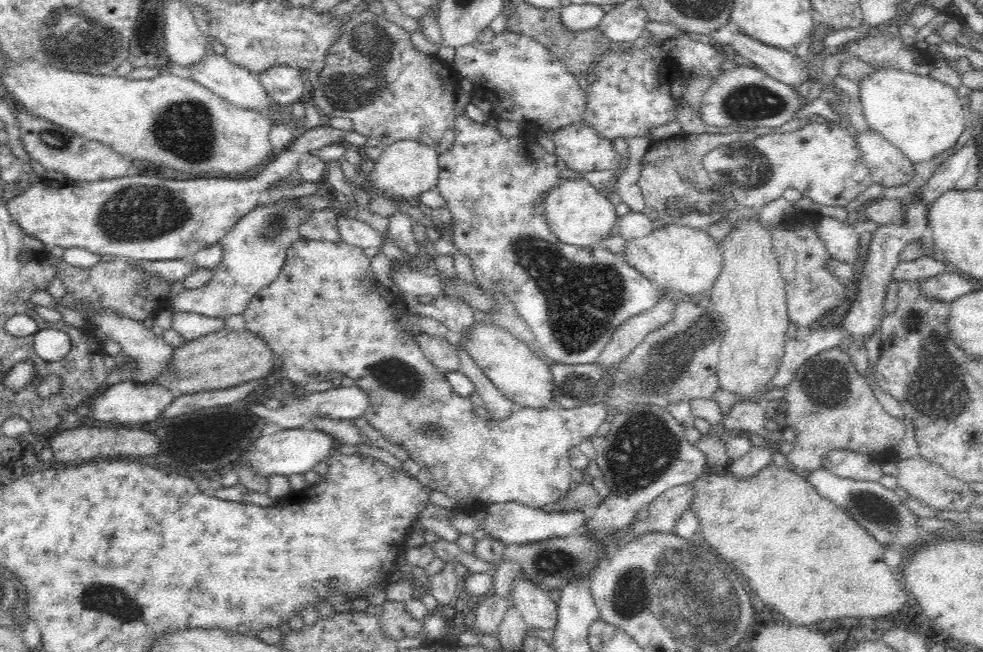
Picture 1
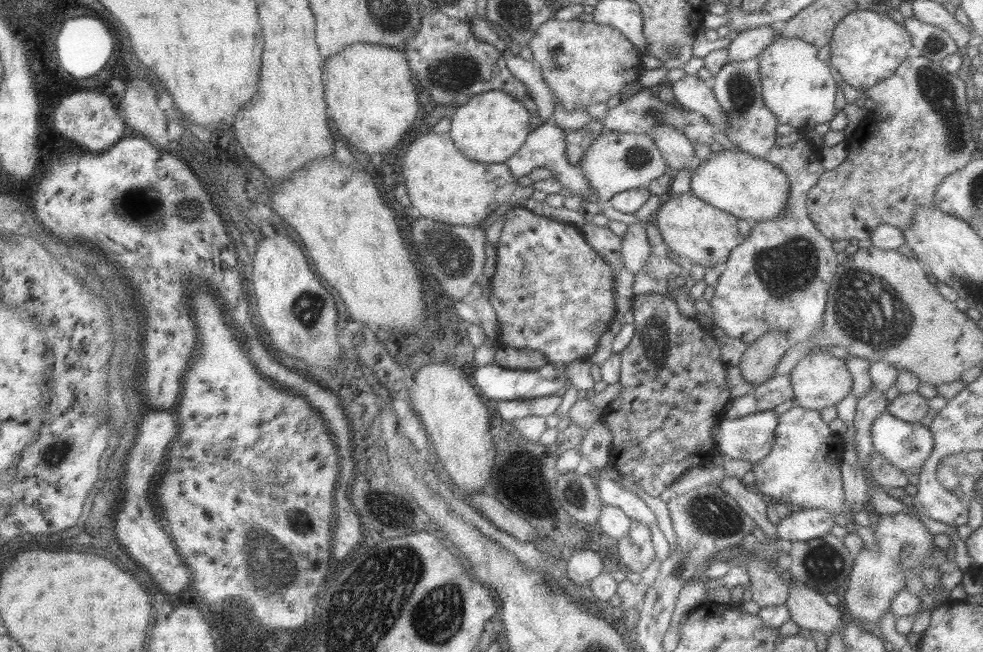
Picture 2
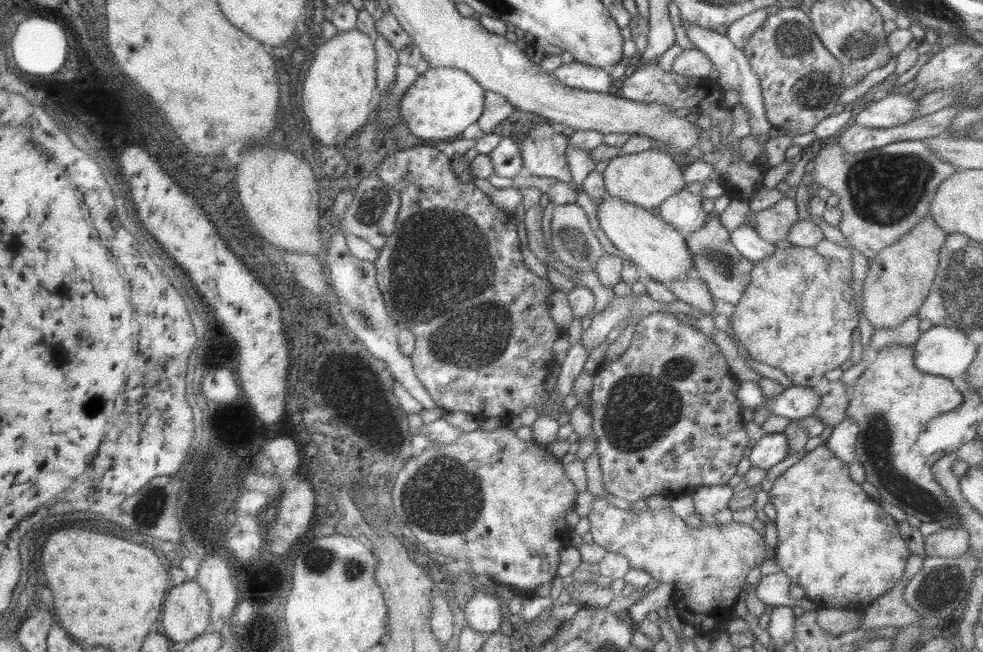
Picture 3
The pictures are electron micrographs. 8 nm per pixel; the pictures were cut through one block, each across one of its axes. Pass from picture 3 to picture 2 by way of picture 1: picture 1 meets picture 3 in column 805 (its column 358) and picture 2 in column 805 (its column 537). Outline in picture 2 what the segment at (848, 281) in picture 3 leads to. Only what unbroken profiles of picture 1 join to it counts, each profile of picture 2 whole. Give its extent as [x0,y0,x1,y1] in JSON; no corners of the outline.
[752,404,852,526]

